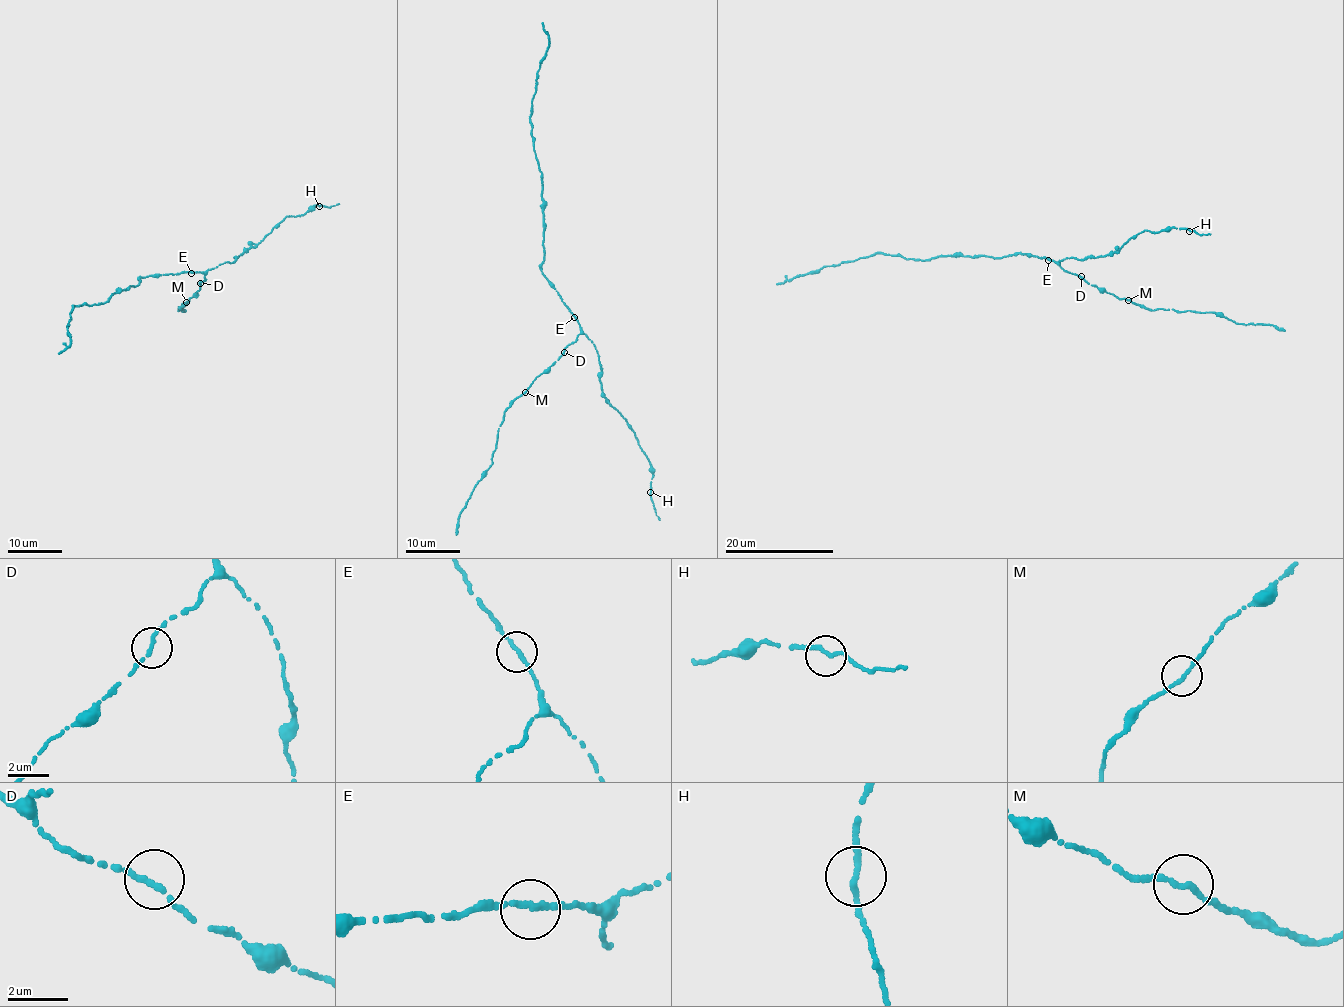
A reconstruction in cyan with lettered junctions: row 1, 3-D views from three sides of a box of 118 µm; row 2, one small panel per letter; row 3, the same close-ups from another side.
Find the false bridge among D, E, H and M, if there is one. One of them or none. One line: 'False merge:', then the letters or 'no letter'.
False merge: no letter

